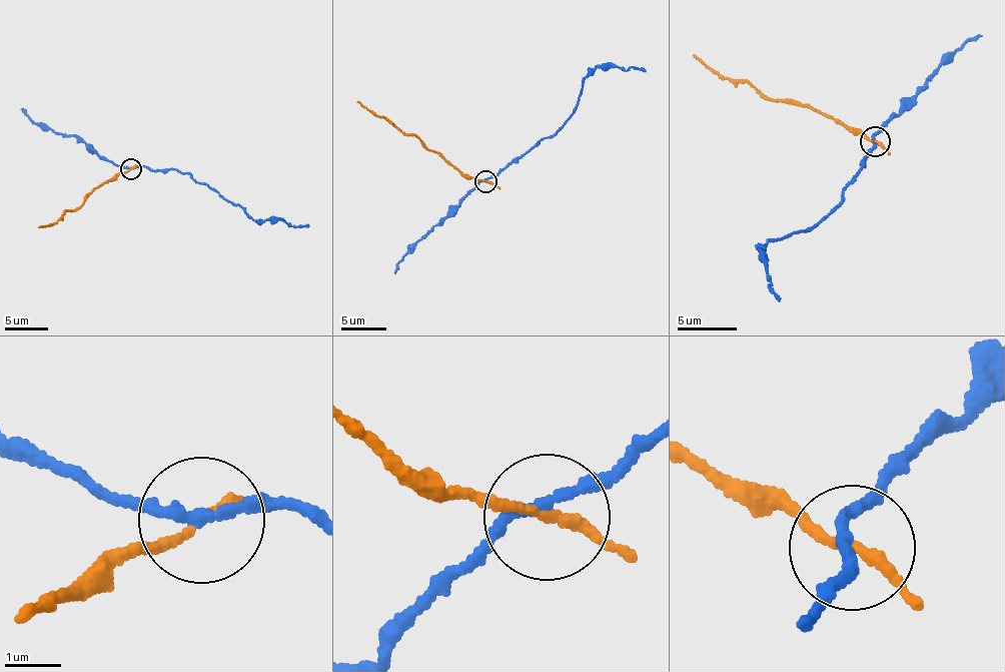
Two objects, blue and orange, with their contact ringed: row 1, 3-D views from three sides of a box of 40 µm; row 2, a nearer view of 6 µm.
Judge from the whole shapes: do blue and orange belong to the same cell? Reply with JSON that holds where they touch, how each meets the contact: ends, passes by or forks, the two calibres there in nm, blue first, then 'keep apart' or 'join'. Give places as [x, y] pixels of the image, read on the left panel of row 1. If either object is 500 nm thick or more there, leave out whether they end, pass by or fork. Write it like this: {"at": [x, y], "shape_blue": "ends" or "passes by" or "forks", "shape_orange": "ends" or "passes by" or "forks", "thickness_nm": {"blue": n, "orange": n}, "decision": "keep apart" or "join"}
{"at": [130, 168], "shape_blue": "passes by", "shape_orange": "passes by", "thickness_nm": {"blue": 180, "orange": 170}, "decision": "keep apart"}

